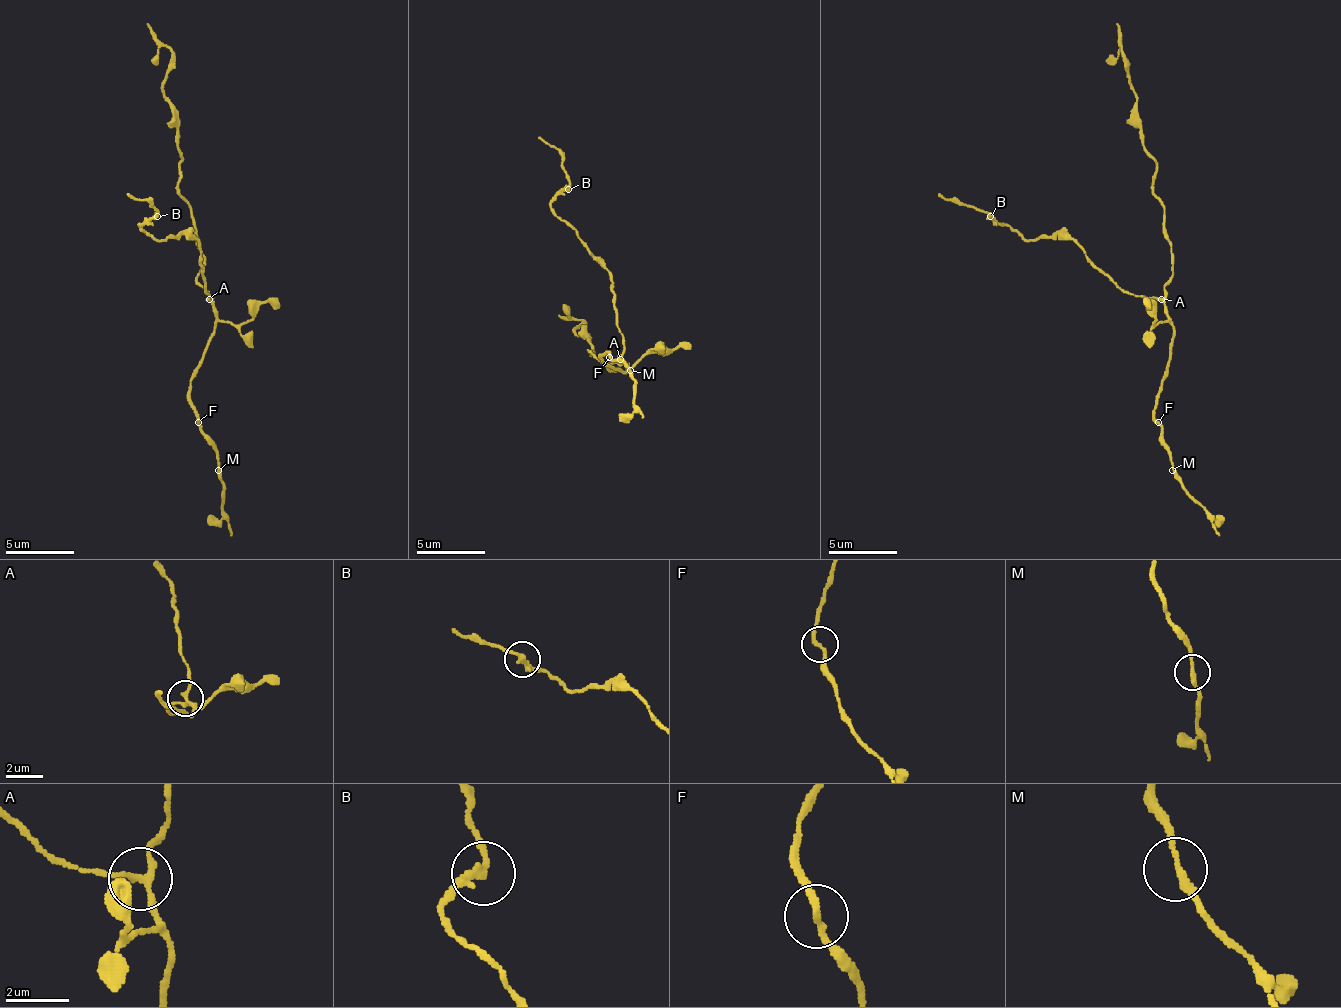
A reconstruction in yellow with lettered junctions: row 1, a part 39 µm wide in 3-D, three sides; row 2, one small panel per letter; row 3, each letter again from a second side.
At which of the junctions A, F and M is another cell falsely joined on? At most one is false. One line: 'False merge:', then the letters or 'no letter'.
False merge: A

